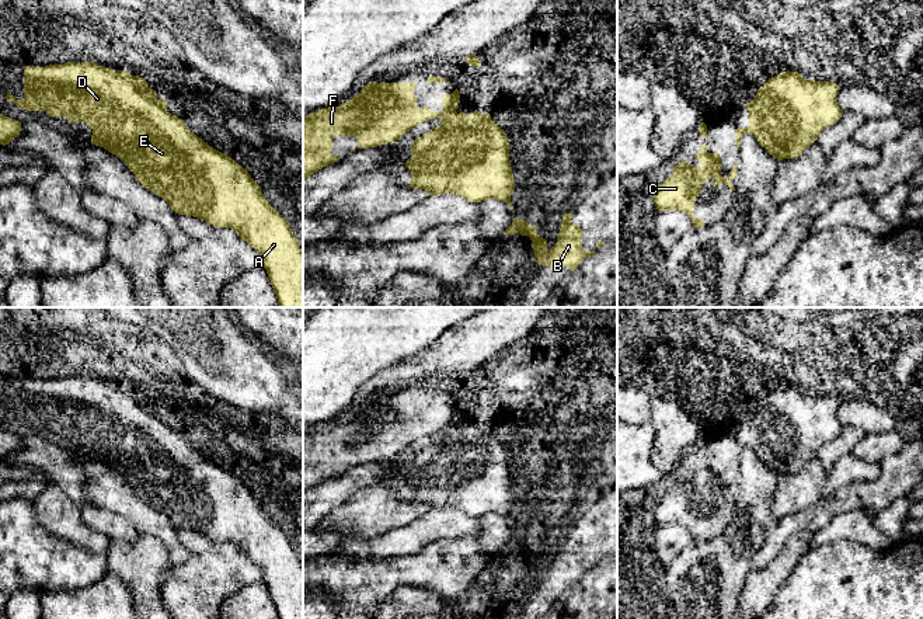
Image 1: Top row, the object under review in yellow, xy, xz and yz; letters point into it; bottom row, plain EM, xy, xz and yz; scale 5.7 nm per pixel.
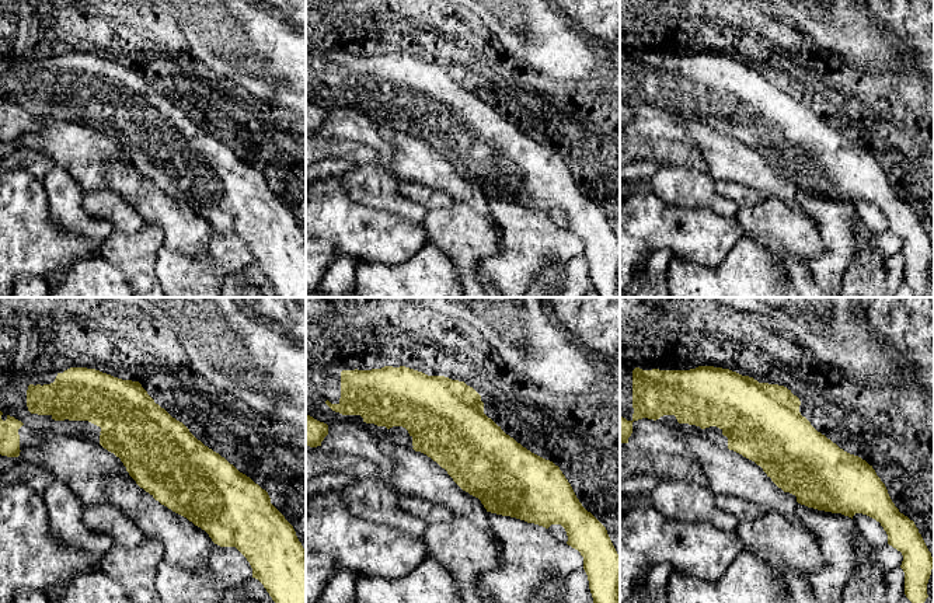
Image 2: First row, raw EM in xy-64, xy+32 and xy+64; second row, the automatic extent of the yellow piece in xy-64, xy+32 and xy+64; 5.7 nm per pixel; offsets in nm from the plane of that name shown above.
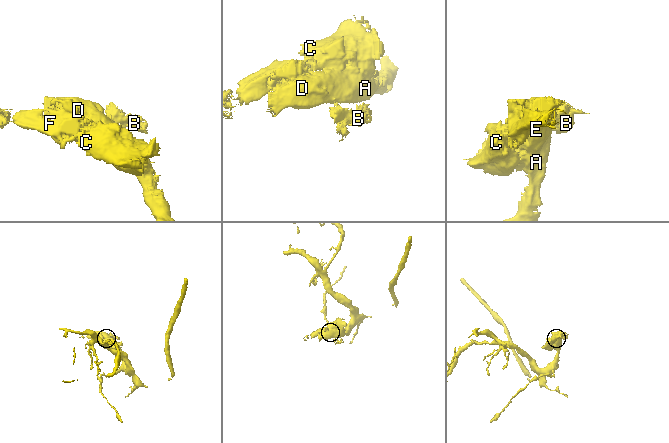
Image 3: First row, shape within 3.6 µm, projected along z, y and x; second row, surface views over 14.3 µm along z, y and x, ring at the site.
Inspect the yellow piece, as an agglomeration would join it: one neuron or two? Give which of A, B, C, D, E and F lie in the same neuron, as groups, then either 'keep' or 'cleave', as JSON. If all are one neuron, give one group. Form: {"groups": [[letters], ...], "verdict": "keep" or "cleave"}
{"groups": [["A", "B", "E"], ["C", "D", "F"]], "verdict": "cleave"}

